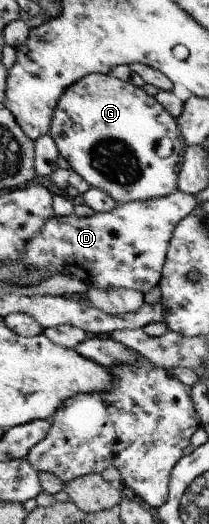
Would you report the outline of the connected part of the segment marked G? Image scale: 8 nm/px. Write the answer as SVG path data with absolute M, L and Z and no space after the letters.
M88 74L70 85L58 100L48 135L56 143L58 153L90 187L105 191L118 204L160 199L176 192L177 176L188 149L176 121L156 97L112 74Z

